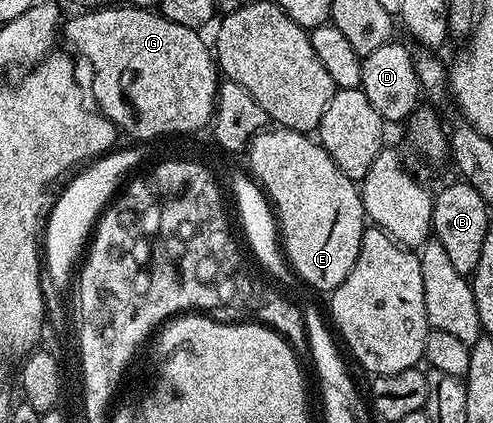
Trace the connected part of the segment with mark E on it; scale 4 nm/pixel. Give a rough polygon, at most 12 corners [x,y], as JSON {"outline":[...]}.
{"outline":[[264,128],[299,282],[335,290],[361,252],[359,186],[302,130]]}

